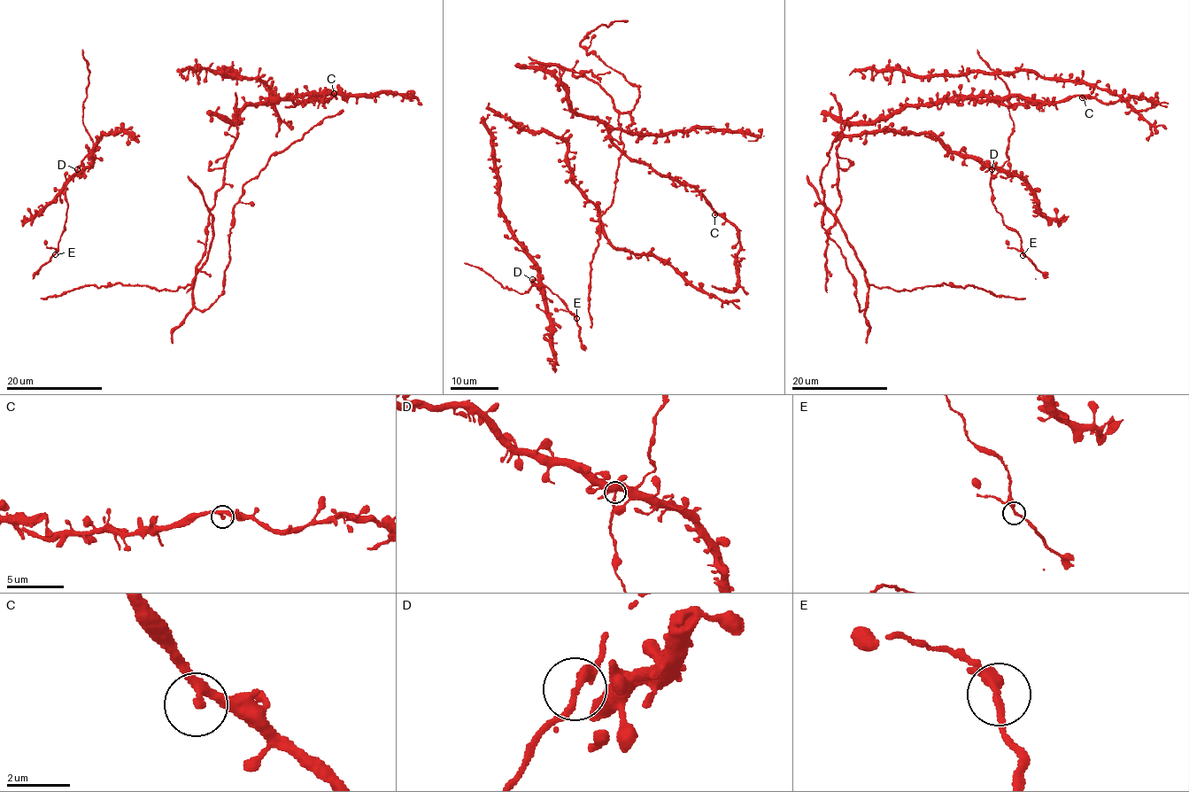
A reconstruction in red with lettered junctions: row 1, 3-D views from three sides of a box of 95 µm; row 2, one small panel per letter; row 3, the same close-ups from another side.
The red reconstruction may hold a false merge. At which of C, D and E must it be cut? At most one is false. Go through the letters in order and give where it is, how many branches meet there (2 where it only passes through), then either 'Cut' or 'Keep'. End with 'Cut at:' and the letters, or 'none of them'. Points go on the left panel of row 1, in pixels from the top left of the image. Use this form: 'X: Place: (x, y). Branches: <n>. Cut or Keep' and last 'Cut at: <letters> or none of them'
C: Place: (334, 93). Branches: 2. Keep
D: Place: (77, 169). Branches: 2. Keep
E: Place: (55, 254). Branches: 2. Keep
Cut at: none of them

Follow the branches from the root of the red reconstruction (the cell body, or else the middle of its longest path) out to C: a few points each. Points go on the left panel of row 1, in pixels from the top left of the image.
C: (237, 138), (232, 121), (247, 104), (267, 104), (272, 95), (312, 103), (334, 93)

